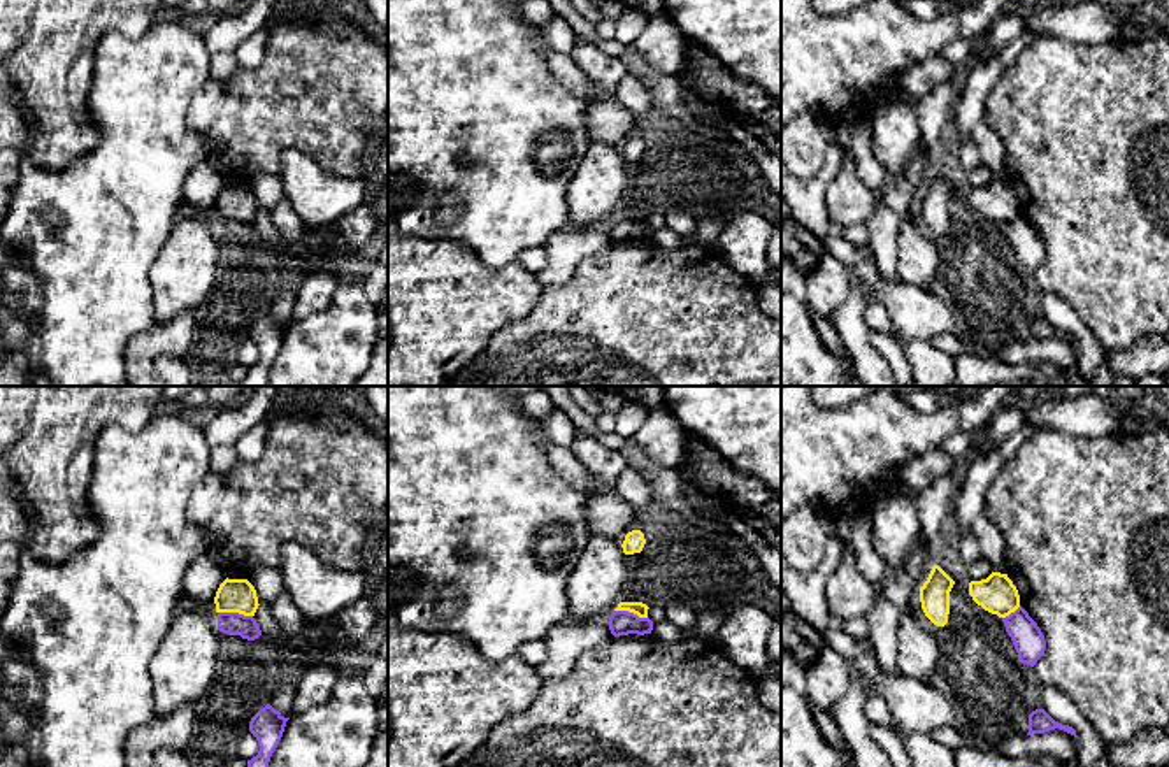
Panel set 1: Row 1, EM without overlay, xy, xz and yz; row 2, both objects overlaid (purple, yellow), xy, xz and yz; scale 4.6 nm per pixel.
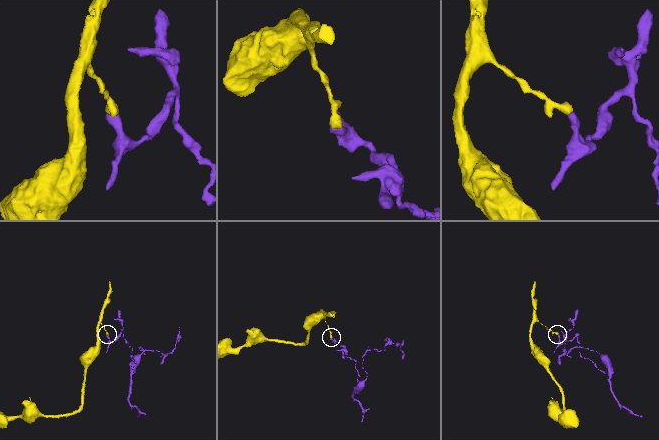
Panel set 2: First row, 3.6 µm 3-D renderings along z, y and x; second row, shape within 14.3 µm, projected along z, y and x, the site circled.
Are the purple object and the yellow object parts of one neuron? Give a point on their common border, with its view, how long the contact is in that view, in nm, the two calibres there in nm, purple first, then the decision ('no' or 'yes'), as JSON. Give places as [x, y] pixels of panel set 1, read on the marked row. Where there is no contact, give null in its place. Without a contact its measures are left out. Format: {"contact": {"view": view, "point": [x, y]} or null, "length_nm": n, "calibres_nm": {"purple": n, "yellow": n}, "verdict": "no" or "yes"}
{"contact": {"view": "xy", "point": [236, 613]}, "length_nm": 160, "calibres_nm": {"purple": 110, "yellow": 160}, "verdict": "no"}

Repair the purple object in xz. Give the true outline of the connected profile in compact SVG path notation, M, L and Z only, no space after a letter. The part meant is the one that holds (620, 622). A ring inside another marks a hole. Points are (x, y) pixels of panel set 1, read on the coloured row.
M614 611L609 616L609 630L614 637L628 635L628 634L651 634L653 621L649 618L639 618L634 613L628 611Z

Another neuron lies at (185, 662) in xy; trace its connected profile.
M181 609L176 614L149 663L154 718L204 695L216 674L218 648L216 611Z

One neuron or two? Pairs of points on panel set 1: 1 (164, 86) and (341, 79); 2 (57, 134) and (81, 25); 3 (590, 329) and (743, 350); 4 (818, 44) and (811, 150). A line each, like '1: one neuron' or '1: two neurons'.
1: two neurons
2: one neuron
3: one neuron
4: two neurons

